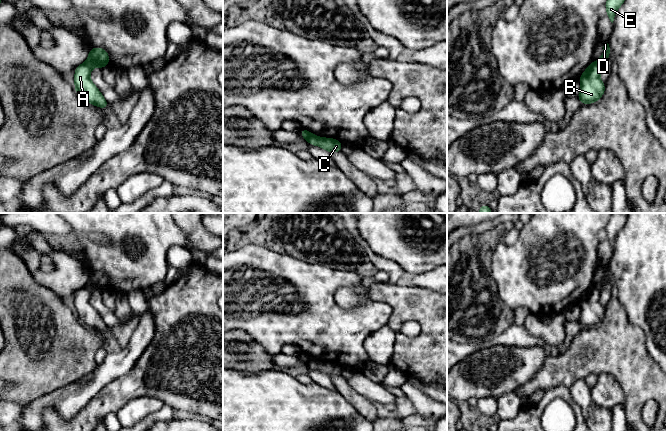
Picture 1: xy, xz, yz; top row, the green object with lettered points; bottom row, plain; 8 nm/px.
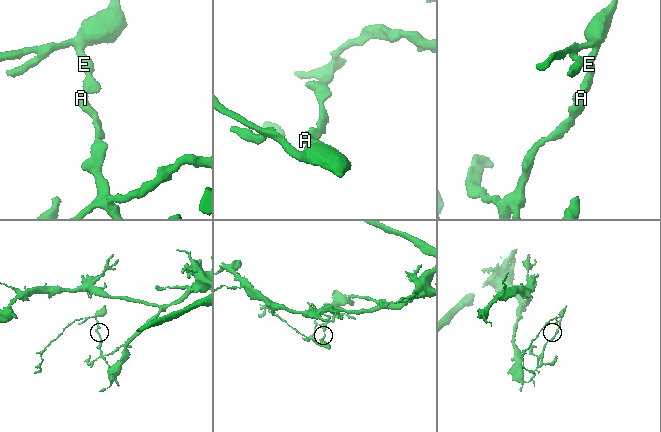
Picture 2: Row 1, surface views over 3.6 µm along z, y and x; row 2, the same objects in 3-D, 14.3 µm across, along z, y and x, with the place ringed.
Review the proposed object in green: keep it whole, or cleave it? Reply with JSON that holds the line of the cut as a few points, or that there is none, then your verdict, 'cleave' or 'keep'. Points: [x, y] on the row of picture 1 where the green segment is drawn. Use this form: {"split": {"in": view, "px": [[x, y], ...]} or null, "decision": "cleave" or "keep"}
{"split": {"in": "xy", "px": [[84, 63], [91, 68]]}, "decision": "cleave"}

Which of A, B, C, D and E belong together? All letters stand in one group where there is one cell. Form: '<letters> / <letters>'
A B / C D E

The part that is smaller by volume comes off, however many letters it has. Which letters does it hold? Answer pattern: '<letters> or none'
C, D, E

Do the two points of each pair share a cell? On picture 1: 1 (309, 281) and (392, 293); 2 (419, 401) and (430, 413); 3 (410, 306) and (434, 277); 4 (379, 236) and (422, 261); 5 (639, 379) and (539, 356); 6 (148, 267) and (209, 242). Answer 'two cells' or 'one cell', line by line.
1: two cells
2: one cell
3: two cells
4: one cell
5: two cells
6: two cells

